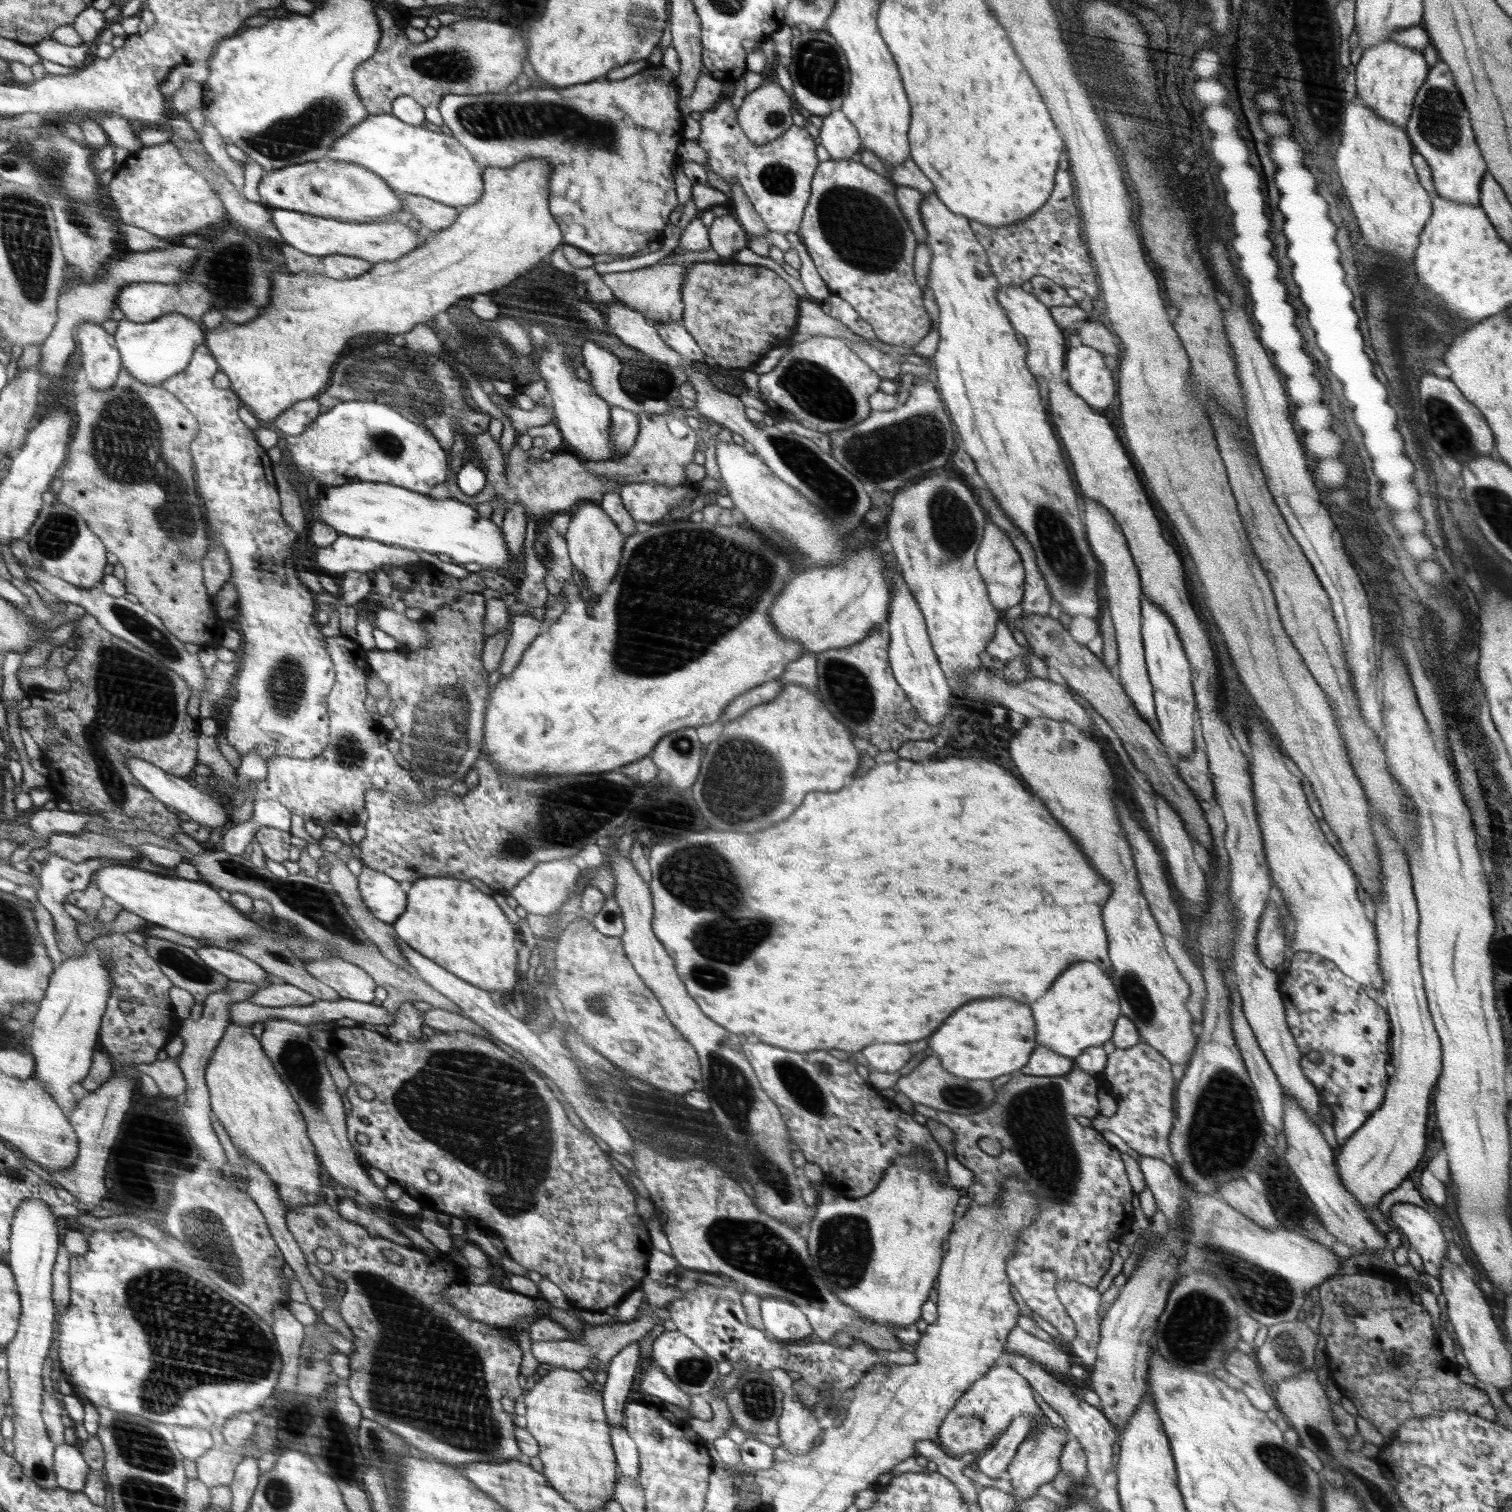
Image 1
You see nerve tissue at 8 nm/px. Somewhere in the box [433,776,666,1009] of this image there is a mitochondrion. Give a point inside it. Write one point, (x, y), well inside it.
(611, 917)

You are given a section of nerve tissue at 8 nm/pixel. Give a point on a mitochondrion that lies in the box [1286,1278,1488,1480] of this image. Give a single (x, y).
(1316, 1437)

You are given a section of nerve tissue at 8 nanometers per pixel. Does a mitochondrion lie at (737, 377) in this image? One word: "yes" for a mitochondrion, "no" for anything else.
no

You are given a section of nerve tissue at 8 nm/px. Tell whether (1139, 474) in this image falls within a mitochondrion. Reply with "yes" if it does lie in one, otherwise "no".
no

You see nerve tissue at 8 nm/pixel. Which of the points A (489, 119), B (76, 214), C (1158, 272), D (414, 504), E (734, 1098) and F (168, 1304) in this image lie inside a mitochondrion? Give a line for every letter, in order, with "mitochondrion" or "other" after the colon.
A: mitochondrion
B: mitochondrion
C: other
D: other
E: mitochondrion
F: mitochondrion

